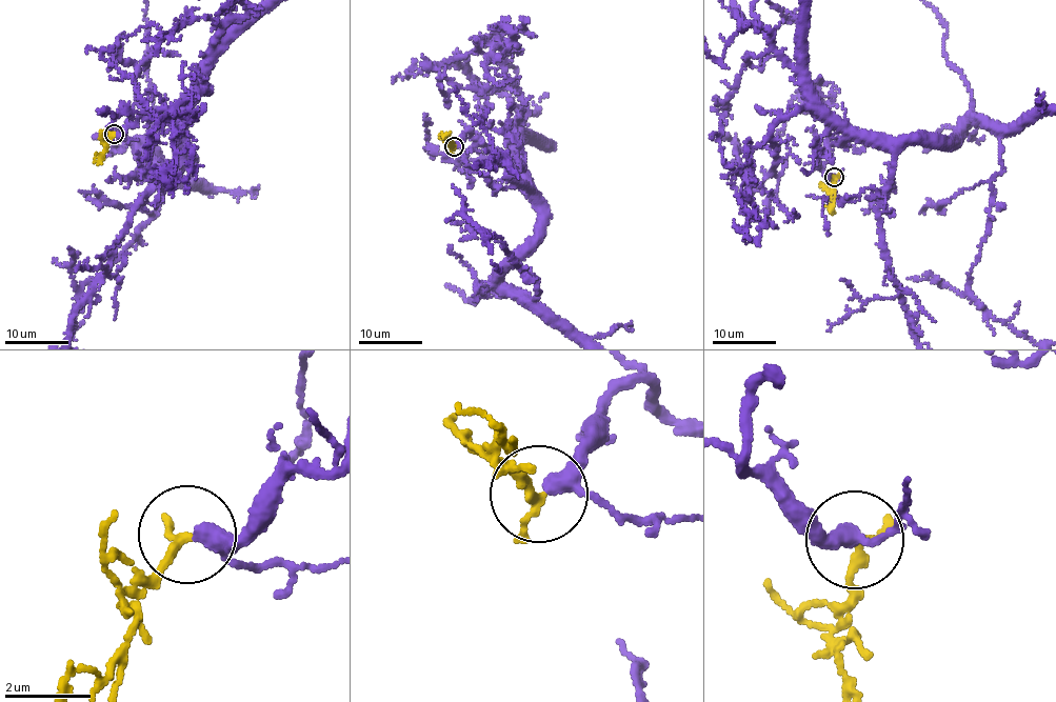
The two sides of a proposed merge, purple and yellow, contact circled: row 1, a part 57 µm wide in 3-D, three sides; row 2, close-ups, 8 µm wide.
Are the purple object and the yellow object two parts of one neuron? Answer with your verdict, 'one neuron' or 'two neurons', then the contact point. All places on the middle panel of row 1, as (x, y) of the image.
one neuron; place (454, 146)

